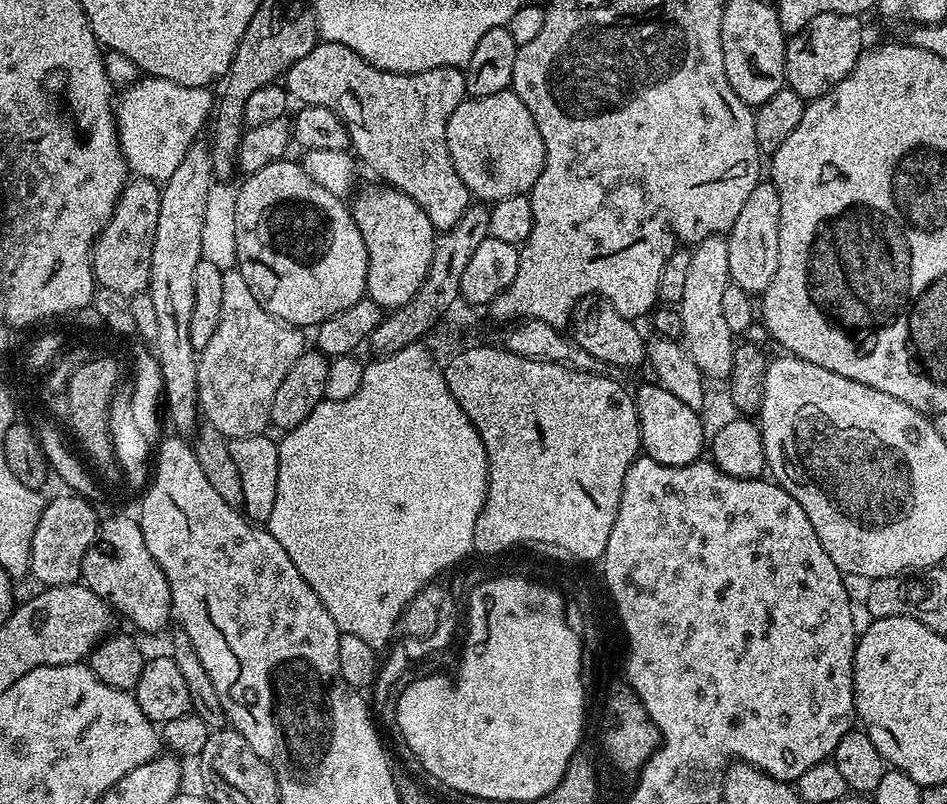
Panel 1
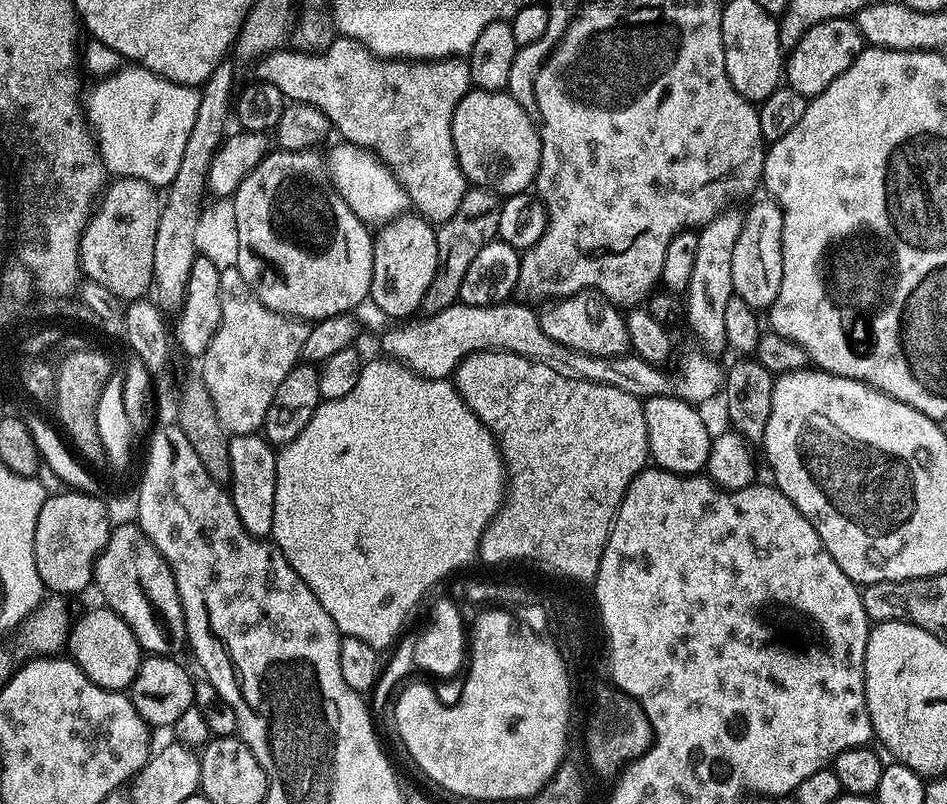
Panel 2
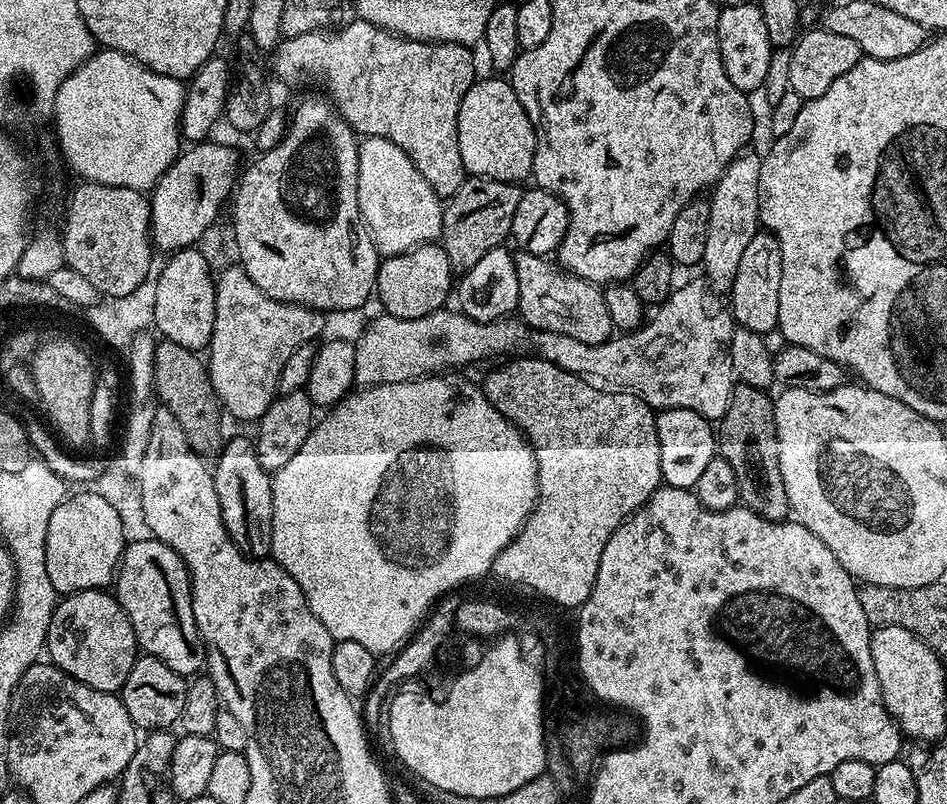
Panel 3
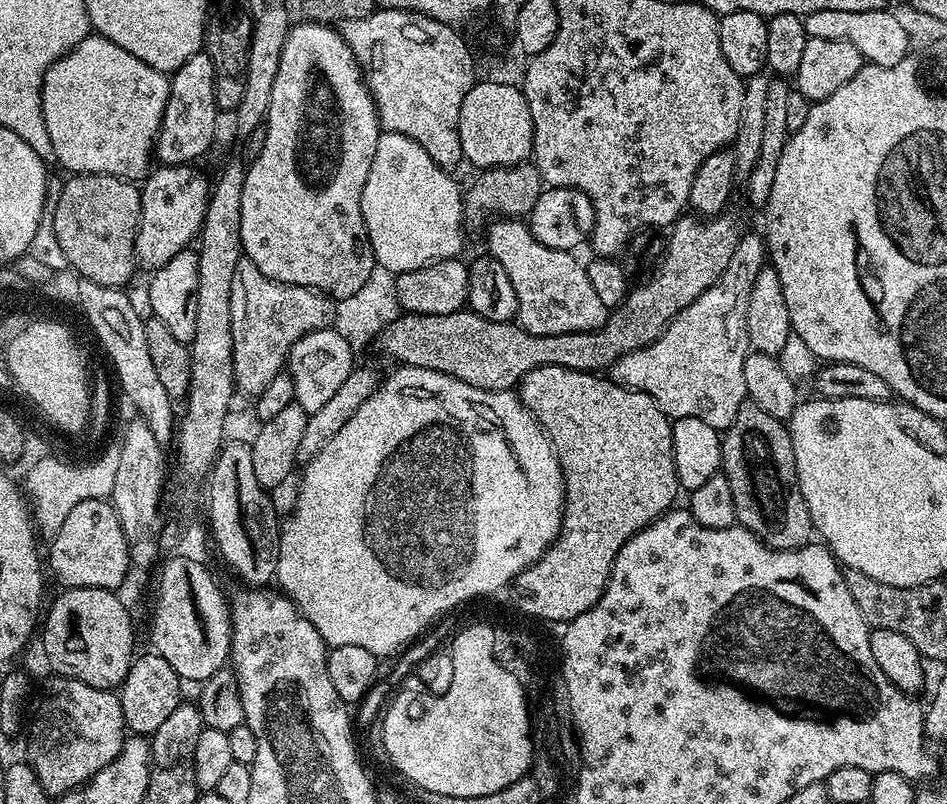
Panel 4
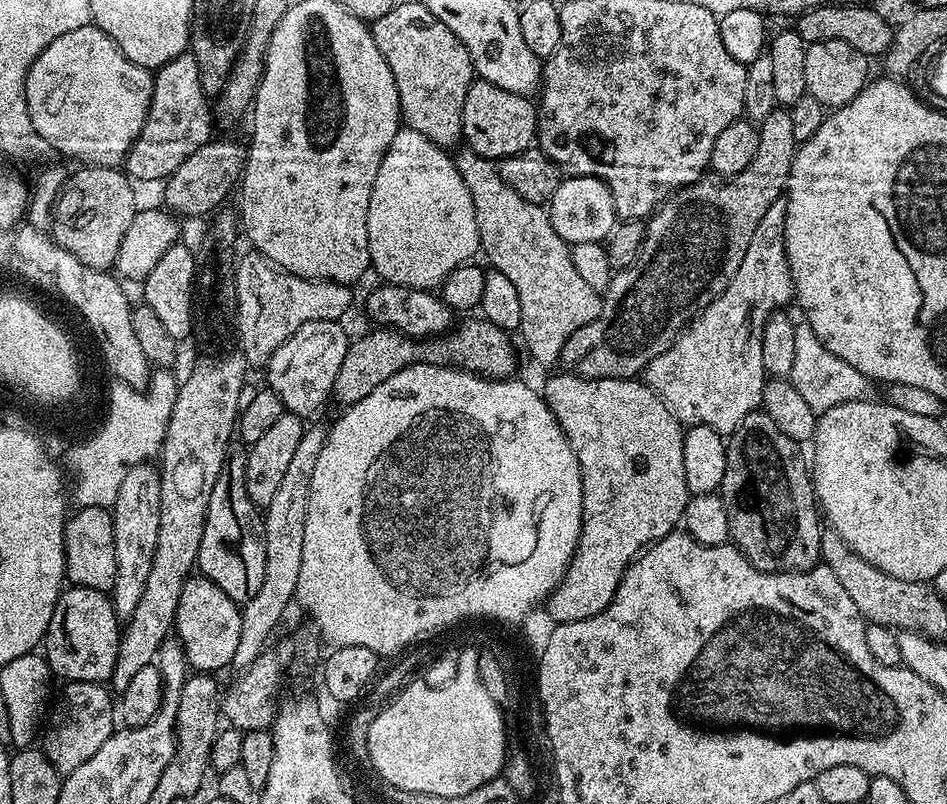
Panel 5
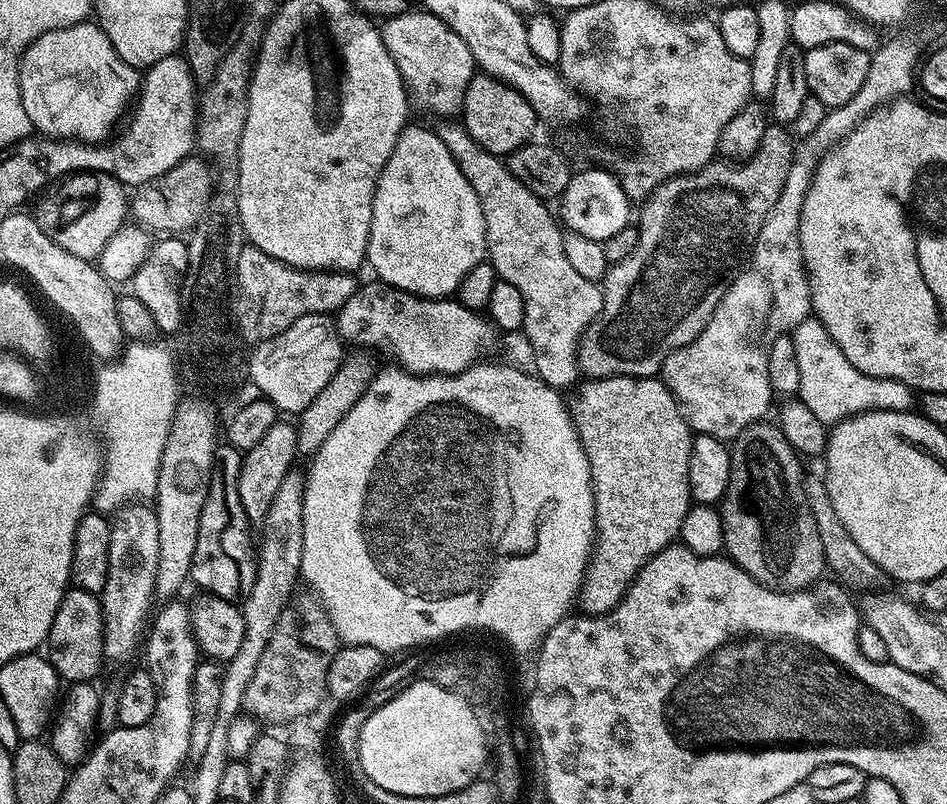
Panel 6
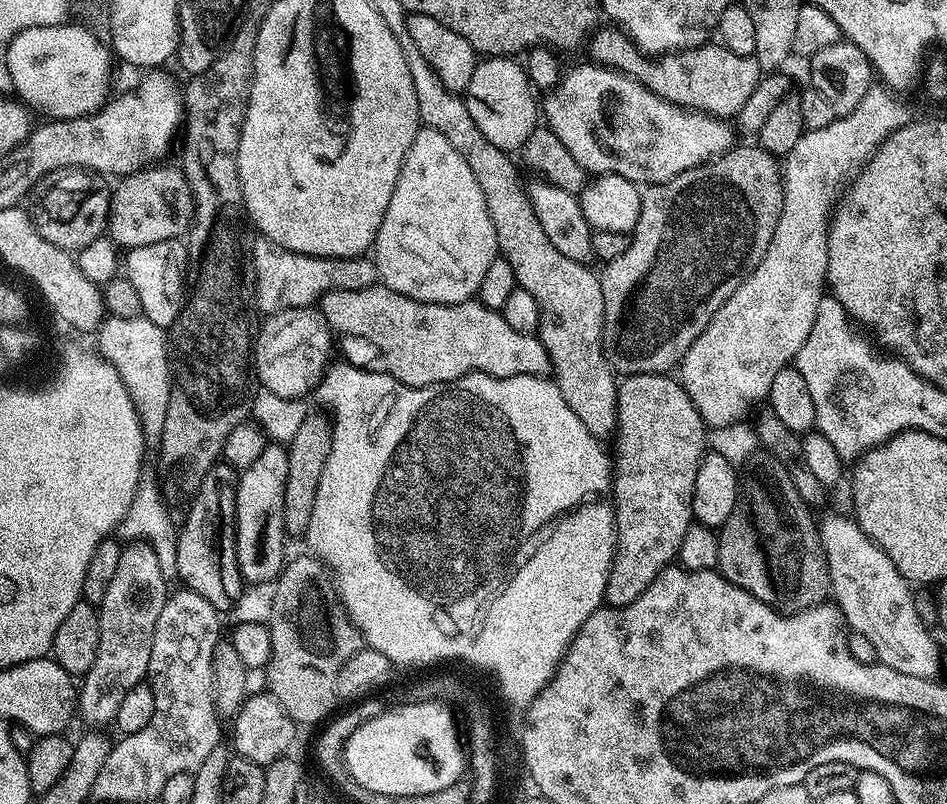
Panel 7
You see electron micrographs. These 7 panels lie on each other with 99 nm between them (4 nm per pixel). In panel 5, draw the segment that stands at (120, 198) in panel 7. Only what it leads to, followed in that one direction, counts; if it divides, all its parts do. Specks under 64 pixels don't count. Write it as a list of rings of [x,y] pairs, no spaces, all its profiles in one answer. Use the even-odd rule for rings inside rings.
[[[213,138],[206,141],[174,174],[163,181],[164,204],[167,211],[177,217],[204,216],[215,213],[225,203],[228,195],[233,195],[244,175],[244,163],[248,161],[248,149],[243,143],[236,140],[219,140]],[[224,200],[224,201],[223,201]],[[208,212],[208,213],[207,213]]]

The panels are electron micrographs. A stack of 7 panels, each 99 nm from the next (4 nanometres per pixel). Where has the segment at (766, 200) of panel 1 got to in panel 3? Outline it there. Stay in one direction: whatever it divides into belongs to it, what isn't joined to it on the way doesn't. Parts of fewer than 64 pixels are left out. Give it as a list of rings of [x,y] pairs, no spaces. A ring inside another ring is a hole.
[[[758,230],[742,253],[738,274],[730,289],[732,319],[739,327],[761,334],[775,332],[778,328],[778,286],[782,282],[782,250],[778,238],[767,230]]]

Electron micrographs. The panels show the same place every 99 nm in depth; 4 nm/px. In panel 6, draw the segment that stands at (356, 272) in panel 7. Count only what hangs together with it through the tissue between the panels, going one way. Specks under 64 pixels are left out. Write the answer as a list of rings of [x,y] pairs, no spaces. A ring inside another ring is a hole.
[[[245,243],[242,254],[238,254],[238,270],[235,287],[240,288],[240,301],[234,304],[234,320],[238,331],[245,341],[259,342],[269,340],[286,326],[298,322],[303,316],[317,314],[335,314],[340,307],[356,293],[357,277],[350,272],[333,272],[331,270],[305,270],[292,268],[276,260],[253,244]]]

